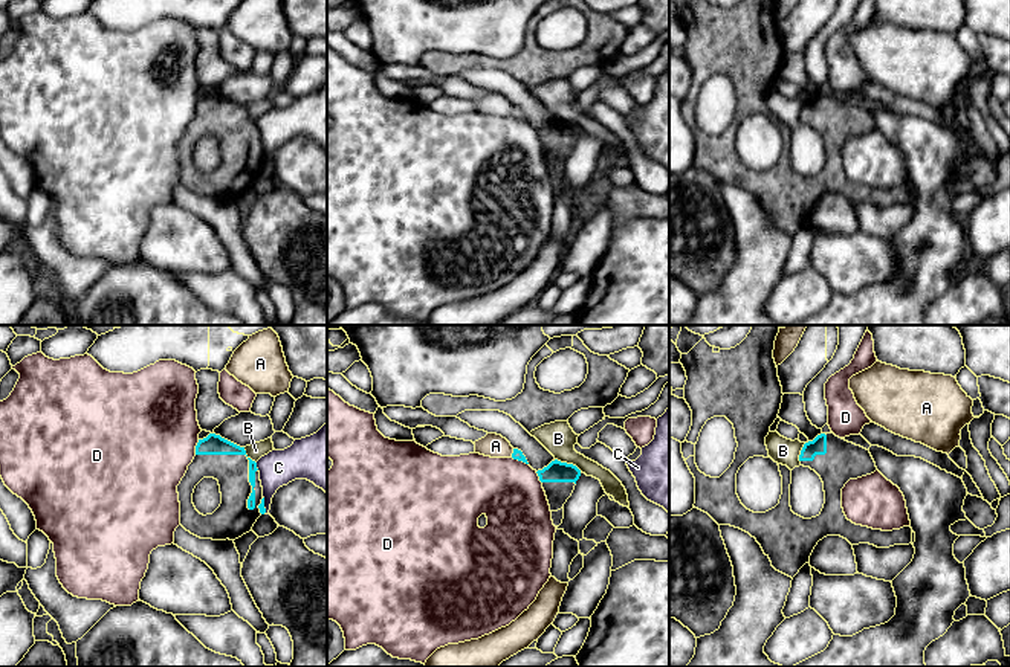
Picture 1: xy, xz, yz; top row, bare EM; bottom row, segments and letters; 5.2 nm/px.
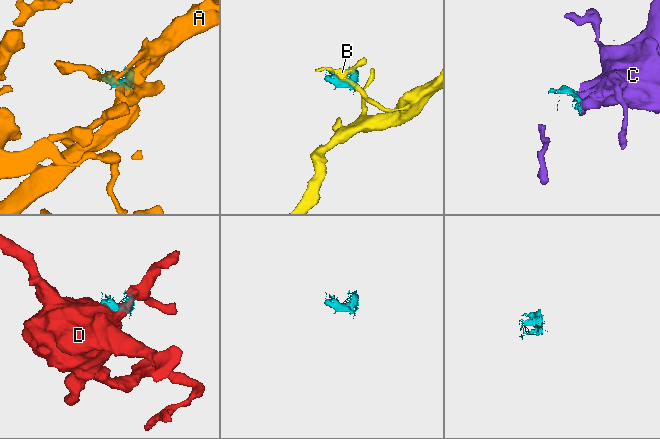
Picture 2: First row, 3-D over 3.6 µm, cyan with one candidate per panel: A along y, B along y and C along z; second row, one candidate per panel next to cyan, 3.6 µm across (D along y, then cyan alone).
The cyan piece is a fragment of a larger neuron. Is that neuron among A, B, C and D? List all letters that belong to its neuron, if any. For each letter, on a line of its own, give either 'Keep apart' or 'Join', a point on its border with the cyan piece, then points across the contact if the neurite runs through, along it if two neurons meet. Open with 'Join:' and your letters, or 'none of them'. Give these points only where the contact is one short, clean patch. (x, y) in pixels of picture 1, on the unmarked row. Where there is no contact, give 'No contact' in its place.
Join: none of them
A: Keep apart. Touches cyan at xz (512, 112). Boundary: xz (514, 107), (511, 115)
B: Keep apart. Touches cyan at xz (569, 122)
C: Keep apart. Touches cyan at xy (255, 124)
D: Keep apart. Touches cyan at xy (196, 106). Boundary: xy (199, 98), (194, 112)

